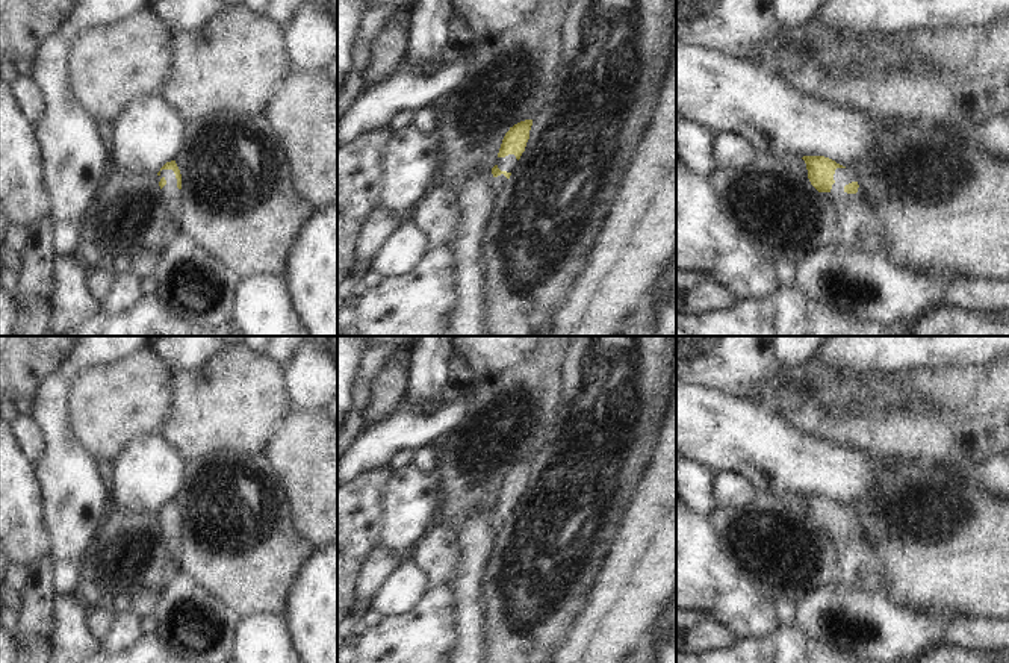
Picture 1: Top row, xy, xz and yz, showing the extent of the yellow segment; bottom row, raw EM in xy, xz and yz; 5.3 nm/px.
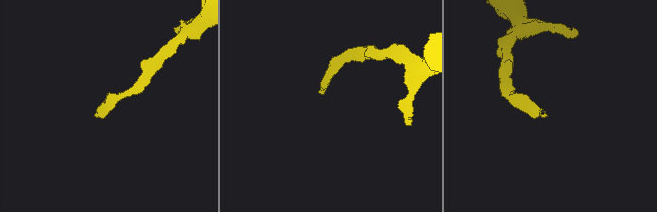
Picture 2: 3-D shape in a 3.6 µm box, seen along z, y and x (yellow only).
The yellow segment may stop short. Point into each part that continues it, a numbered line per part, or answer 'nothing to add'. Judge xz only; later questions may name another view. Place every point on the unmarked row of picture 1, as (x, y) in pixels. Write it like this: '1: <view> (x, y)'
1: xz (507, 503)

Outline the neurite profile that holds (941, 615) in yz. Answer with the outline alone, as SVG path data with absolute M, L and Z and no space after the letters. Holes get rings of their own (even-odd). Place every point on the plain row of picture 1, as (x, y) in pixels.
M926 607L923 610L923 613L930 615L933 619L936 619L939 622L948 622L948 621L953 621L955 618L968 618L968 619L971 619L971 616L964 616L962 613L953 613L950 610L935 609L935 607Z

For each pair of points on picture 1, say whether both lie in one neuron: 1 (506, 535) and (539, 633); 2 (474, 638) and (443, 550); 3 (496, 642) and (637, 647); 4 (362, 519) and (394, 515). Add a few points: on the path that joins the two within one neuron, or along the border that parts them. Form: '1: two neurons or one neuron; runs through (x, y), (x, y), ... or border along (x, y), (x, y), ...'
1: one neuron; runs through (530, 559), (531, 609)
2: two neurons; border along (459, 542), (459, 559), (453, 580), (453, 613)
3: two neurons; border along (578, 612), (569, 633), (558, 647)
4: two neurons; border along (388, 482), (381, 498), (381, 533), (377, 545)

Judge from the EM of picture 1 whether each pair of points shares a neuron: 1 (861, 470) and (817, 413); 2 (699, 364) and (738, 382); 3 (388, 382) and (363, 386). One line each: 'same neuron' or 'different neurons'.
1: different neurons
2: same neuron
3: different neurons

